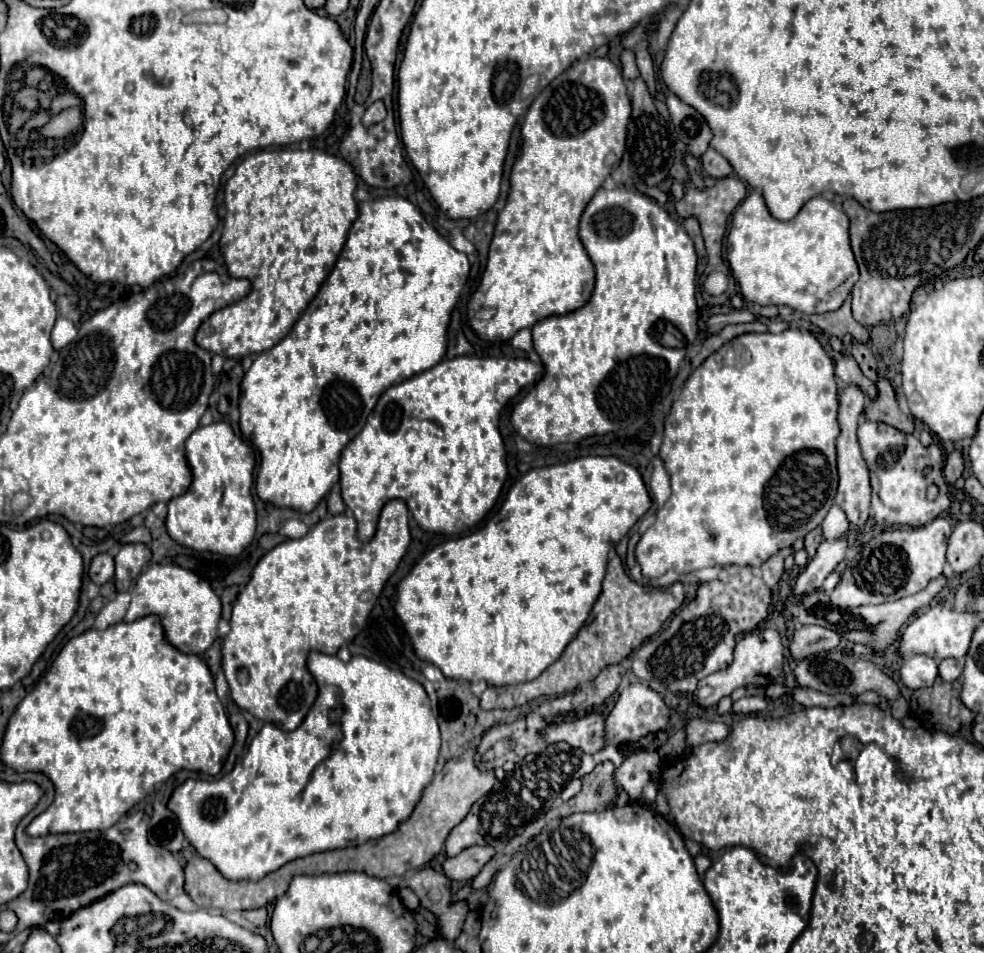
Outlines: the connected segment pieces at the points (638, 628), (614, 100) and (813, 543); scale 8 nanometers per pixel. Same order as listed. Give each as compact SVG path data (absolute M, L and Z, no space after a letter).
M612 553L608 561L606 577L602 583L602 593L596 599L588 621L574 637L574 643L570 641L562 657L556 663L552 663L538 679L530 683L522 683L522 685L488 687L480 697L480 707L482 709L514 709L544 695L572 693L582 683L590 683L592 679L596 679L604 667L616 665L622 659L626 659L634 649L642 645L644 639L658 633L664 621L672 617L672 613L682 605L682 601L684 601L682 583L674 583L662 593L650 593L626 575L622 567L622 559L616 553Z
M602 57L574 61L572 67L544 87L530 105L522 121L520 155L510 173L508 201L498 213L480 285L468 301L468 325L480 339L508 341L520 329L532 327L548 315L566 315L590 299L594 267L580 243L576 227L584 203L592 199L602 181L622 159L630 111L632 105L620 69Z
M816 527L814 531L810 531L810 533L804 537L804 549L806 549L806 553L808 553L810 559L814 557L816 549L818 549L818 545L820 545L822 541L824 541L824 537L822 537L822 527Z

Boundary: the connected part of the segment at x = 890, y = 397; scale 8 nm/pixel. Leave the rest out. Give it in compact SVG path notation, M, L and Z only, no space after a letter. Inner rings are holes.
M878 379L876 389L878 389L878 395L874 399L868 399L866 409L864 409L864 417L870 419L870 421L888 423L888 425L892 425L892 427L896 427L904 433L912 433L914 423L906 413L900 411L890 381L888 379Z

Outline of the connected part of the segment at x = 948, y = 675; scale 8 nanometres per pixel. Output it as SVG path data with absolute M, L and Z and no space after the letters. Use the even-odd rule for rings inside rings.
M942 659L938 663L938 675L944 681L956 681L962 675L962 665L956 659Z

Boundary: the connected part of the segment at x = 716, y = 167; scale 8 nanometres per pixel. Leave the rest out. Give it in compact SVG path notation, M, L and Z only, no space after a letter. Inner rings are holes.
M708 149L708 151L700 157L700 161L702 161L702 169L704 169L710 177L714 177L714 179L728 177L728 175L732 173L732 165L730 165L718 151L714 151L714 149Z

